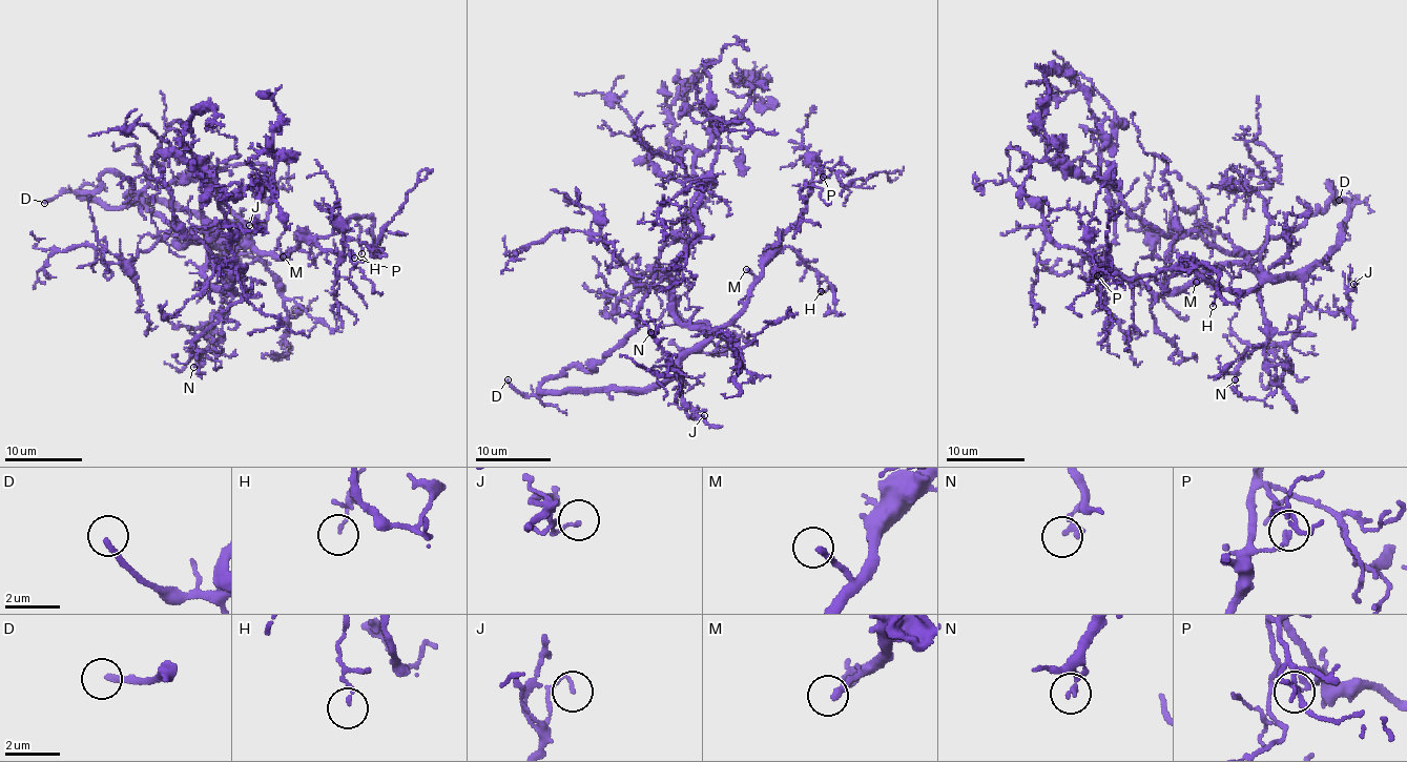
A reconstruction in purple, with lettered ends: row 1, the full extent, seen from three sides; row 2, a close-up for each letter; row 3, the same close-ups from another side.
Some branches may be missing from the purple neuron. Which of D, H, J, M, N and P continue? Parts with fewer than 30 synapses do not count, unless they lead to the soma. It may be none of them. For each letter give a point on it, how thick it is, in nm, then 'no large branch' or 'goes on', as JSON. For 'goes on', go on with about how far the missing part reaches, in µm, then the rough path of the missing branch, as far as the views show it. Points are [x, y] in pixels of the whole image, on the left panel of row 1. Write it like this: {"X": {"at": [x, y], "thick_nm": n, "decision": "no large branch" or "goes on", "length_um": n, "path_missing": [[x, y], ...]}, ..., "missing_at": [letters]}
{"D": {"at": [44, 203], "thick_nm": 200, "decision": "goes on", "length_um": 50}, "H": {"at": [361, 253], "thick_nm": 100, "decision": "no large branch"}, "J": {"at": [249, 225], "thick_nm": 110, "decision": "no large branch"}, "M": {"at": [283, 256], "thick_nm": 240, "decision": "goes on", "length_um": 30, "path_missing": [[283, 256], [259, 256], [256, 240], [269, 228], [268, 214], [283, 200], [288, 152]]}, "N": {"at": [193, 367], "thick_nm": 200, "decision": "no large branch"}, "P": {"at": [354, 258], "thick_nm": 170, "decision": "no large branch"}, "missing_at": ["D", "M"]}

